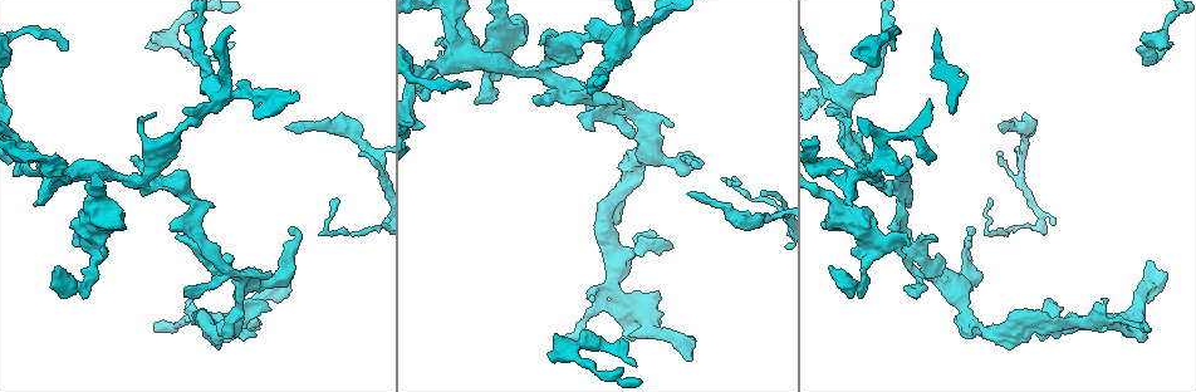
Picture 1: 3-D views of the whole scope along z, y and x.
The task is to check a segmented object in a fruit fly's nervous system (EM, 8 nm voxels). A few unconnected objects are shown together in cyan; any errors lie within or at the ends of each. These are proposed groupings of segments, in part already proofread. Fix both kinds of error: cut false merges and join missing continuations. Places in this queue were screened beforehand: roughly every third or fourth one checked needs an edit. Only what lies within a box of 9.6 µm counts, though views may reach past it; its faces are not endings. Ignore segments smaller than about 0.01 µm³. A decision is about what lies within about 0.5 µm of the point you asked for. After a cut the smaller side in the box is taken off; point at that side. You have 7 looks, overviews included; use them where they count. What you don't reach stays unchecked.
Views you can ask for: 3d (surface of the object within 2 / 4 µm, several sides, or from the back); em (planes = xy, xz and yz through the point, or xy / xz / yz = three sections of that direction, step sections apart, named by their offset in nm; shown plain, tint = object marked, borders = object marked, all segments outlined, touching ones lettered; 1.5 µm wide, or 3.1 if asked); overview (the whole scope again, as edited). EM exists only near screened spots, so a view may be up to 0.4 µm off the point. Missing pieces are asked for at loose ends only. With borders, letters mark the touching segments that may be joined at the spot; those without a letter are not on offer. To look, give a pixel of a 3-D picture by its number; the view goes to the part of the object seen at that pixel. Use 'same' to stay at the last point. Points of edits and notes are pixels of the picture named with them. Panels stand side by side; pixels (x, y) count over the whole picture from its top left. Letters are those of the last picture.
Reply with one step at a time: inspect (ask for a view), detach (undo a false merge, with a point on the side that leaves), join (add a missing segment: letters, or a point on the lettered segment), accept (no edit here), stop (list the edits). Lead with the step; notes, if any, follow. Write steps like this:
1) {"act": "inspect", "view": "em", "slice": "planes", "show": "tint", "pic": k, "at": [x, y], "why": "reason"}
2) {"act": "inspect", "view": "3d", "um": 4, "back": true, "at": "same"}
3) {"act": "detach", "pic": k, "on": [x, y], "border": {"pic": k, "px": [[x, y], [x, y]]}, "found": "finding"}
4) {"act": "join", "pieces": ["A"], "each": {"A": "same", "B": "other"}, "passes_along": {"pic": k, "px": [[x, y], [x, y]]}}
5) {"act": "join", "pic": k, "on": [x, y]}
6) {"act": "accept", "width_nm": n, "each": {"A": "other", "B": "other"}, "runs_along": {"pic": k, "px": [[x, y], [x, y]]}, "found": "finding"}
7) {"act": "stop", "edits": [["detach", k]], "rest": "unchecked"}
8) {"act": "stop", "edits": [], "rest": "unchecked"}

{"act": "inspect", "view": "em", "slice": "planes", "show": "borders", "pic": 1, "at": [660, 300]}

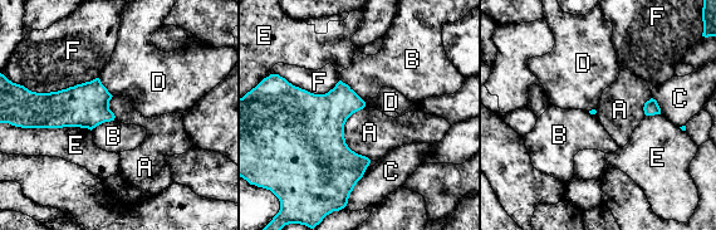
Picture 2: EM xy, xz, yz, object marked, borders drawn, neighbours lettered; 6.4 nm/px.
{"act": "accept", "each": {"A": "other", "B": "other", "C": "other", "D": "other", "E": "other", "F": "other"}, "border": {"pic": 2, "px": [[364, 106], [344, 142], [371, 160]]}, "found": "none of them fits"}

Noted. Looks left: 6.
{"act": "inspect", "view": "em", "slice": "planes", "show": "borders", "pic": 1, "at": [989, 201], "why": "thin end"}

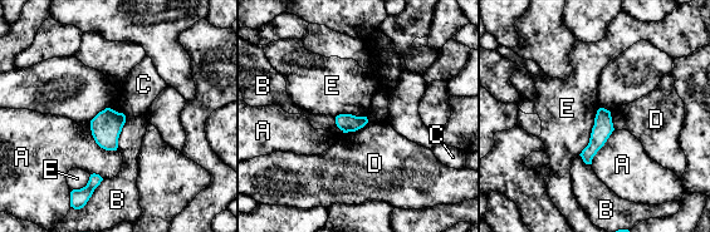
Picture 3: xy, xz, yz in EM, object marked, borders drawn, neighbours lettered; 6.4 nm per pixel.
{"act": "accept", "longest_contact_nm": ["E", 340], "each": {"A": "other", "B": "other", "C": "other", "D": "other", "E": "other"}, "runs_along": {"pic": 3, "px": [[603, 112], [603, 128], [588, 161]]}, "found": "no lettered segment goes on from it"}

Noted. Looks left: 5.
{"act": "inspect", "view": "3d", "um": 4, "back": true, "pic": 1, "at": [185, 286], "why": "free end"}

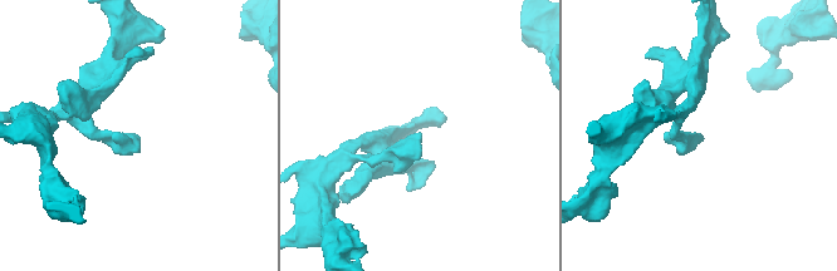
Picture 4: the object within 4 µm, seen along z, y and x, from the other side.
{"act": "inspect", "view": "em", "slice": "planes", "show": "tint", "pic": 4, "at": [420, 133], "why": "now the EM"}

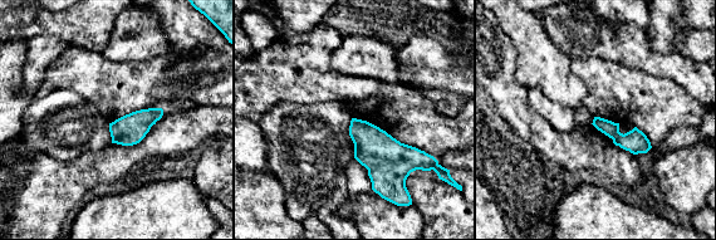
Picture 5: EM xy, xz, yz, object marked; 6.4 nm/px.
{"act": "inspect", "view": "em", "slice": "planes", "show": "borders", "at": "same"}

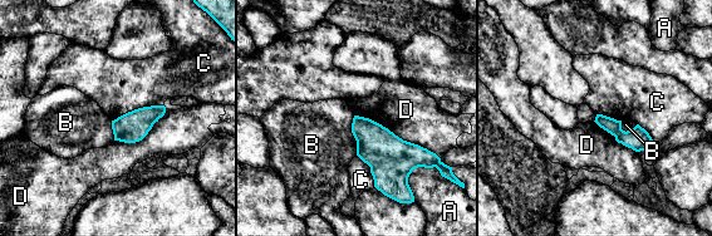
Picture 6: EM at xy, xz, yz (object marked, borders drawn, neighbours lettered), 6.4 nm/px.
{"act": "accept", "longest_contact_nm": ["D", 600], "each": {"A": "other", "B": "other", "C": "other", "D": "other"}, "border": {"pic": 6, "px": [[162, 104], [138, 107], [112, 121]]}, "found": "no lettered segment goes on from it"}

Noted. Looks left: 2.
{"act": "stop", "edits": [], "rest": "unchecked"}

